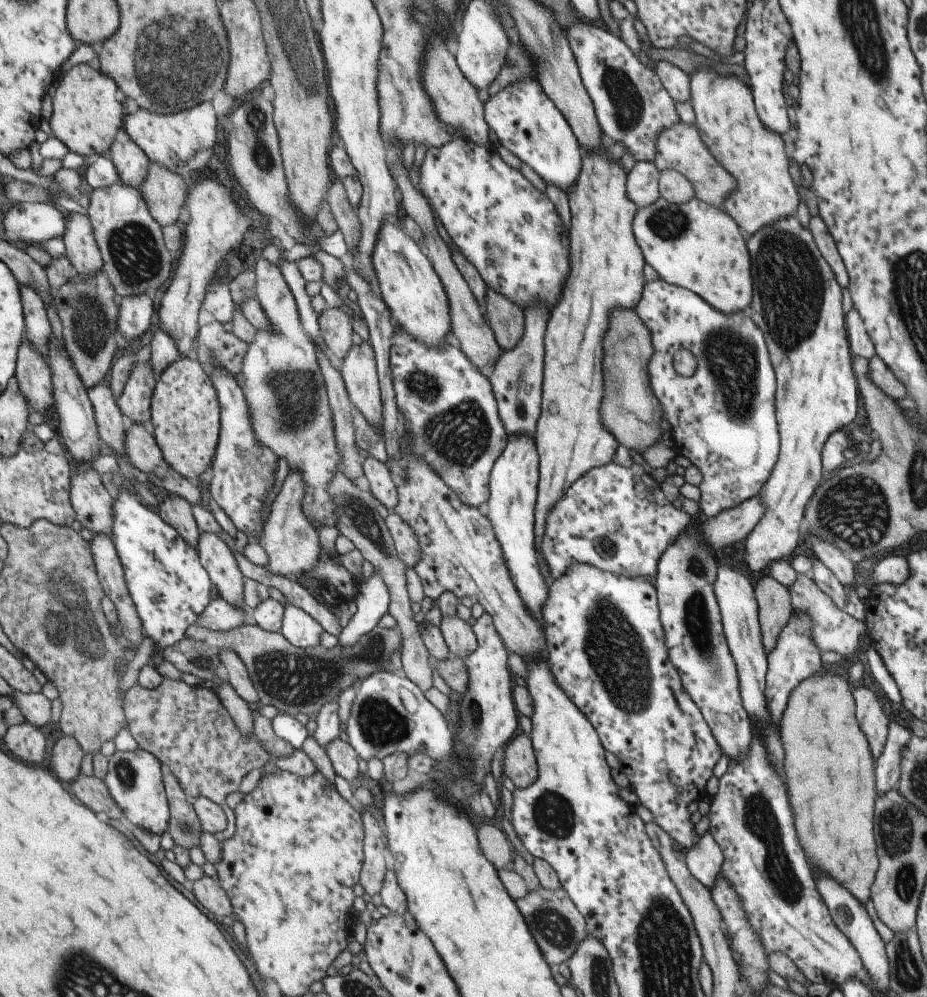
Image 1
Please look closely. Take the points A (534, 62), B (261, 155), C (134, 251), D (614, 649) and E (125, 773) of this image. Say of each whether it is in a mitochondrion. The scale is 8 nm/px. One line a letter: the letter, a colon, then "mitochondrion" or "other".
A: other
B: mitochondrion
C: mitochondrion
D: mitochondrion
E: mitochondrion

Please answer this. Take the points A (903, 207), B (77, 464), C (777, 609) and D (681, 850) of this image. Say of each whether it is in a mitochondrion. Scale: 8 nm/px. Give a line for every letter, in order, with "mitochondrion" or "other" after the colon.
A: other
B: other
C: other
D: other

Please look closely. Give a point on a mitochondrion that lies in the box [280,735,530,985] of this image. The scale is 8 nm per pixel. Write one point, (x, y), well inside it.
(456, 894)

